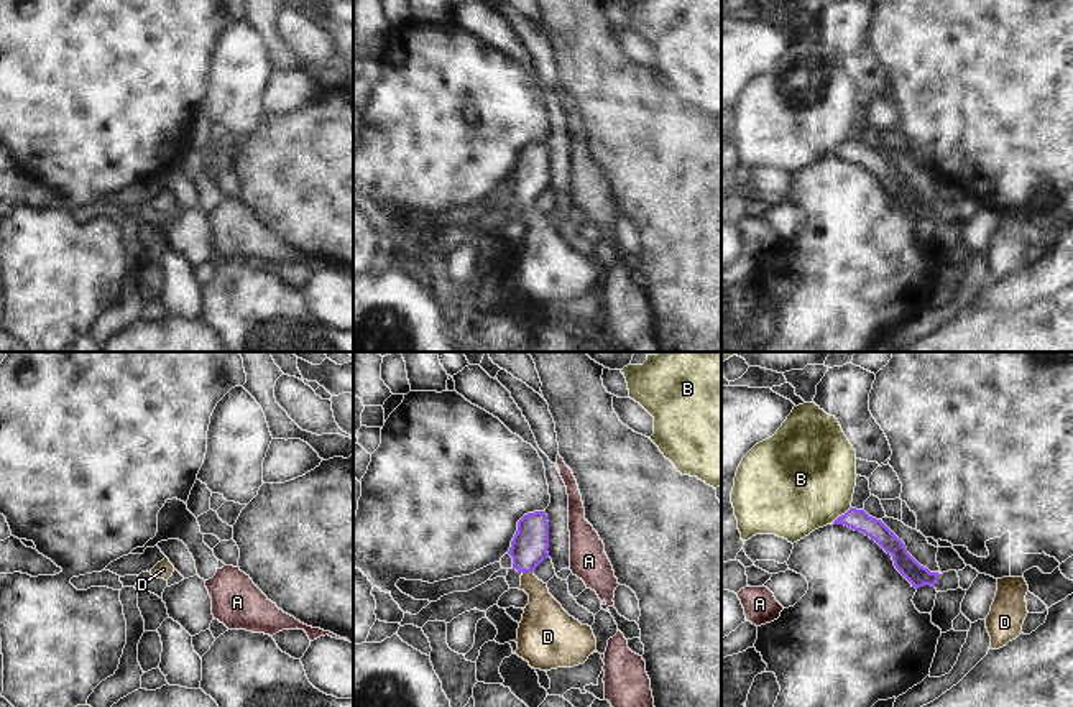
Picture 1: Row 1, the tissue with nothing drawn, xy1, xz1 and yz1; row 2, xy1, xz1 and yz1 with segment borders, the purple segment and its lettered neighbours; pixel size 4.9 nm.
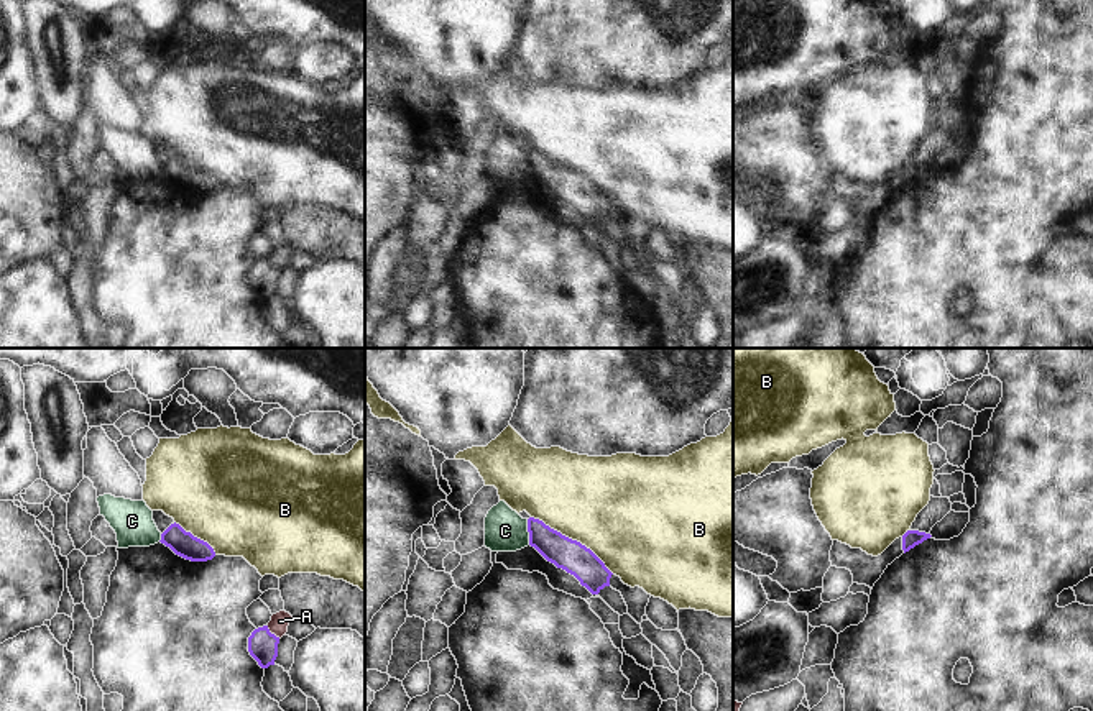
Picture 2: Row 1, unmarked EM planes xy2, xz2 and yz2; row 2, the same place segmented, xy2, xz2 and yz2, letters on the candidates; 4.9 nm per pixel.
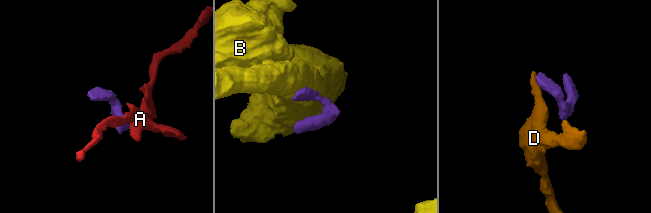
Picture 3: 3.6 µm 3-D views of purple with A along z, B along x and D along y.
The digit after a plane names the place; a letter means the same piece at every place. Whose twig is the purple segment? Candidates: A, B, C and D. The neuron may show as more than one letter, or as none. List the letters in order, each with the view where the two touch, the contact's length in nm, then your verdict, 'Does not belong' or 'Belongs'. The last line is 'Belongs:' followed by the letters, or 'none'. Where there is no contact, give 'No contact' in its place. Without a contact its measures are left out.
A: Touches purple in xy2. Shared border 90 nm. Does not belong
B: Touches purple in xz2. Shared border 500 nm. Does not belong
C: Touches purple in xz2. Shared border 130 nm. Does not belong
D: Touches purple in xz1. Shared border 60 nm. Belongs
Belongs: D.

